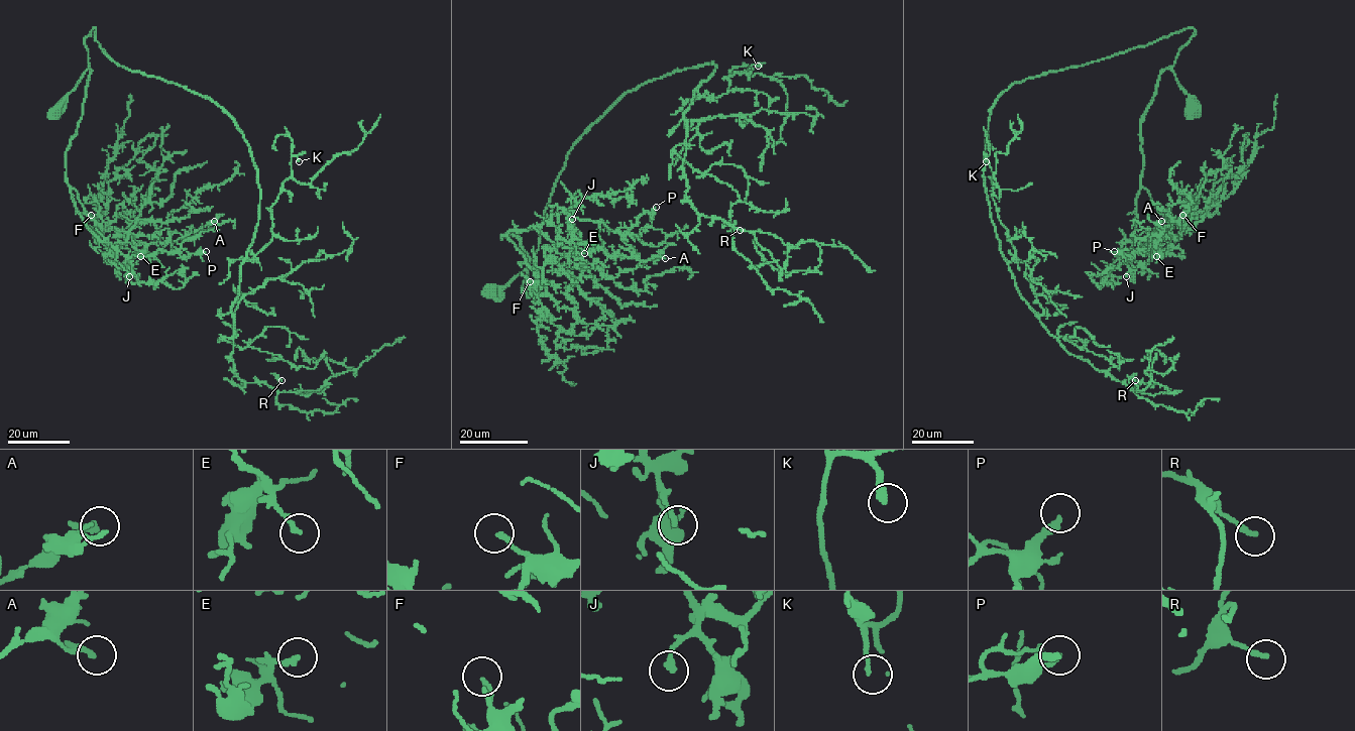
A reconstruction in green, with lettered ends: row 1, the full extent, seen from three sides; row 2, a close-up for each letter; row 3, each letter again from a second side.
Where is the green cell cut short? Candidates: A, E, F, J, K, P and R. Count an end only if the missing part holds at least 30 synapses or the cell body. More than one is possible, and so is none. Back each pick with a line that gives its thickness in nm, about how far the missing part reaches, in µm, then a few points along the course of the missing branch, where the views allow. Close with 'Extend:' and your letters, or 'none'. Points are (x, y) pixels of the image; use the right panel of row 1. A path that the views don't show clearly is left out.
P: 260 nm | 30 µm | (1114, 251), (1096, 256), (1091, 250), (1074, 247), (1076, 253)
Extend: P

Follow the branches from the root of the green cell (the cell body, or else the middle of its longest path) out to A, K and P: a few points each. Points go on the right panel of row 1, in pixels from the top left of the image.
A: (1192, 111), (1191, 97), (1165, 70), (1141, 123), (1143, 173), (1134, 239), (1158, 242), (1164, 231), (1161, 221)
K: (1192, 111), (1170, 69), (1193, 28), (1013, 84), (992, 108), (984, 163), (989, 215), (1012, 261), (986, 161)
P: (1192, 111), (1191, 97), (1165, 70), (1141, 123), (1134, 239), (1119, 256), (1136, 251), (1134, 257), (1114, 251)

